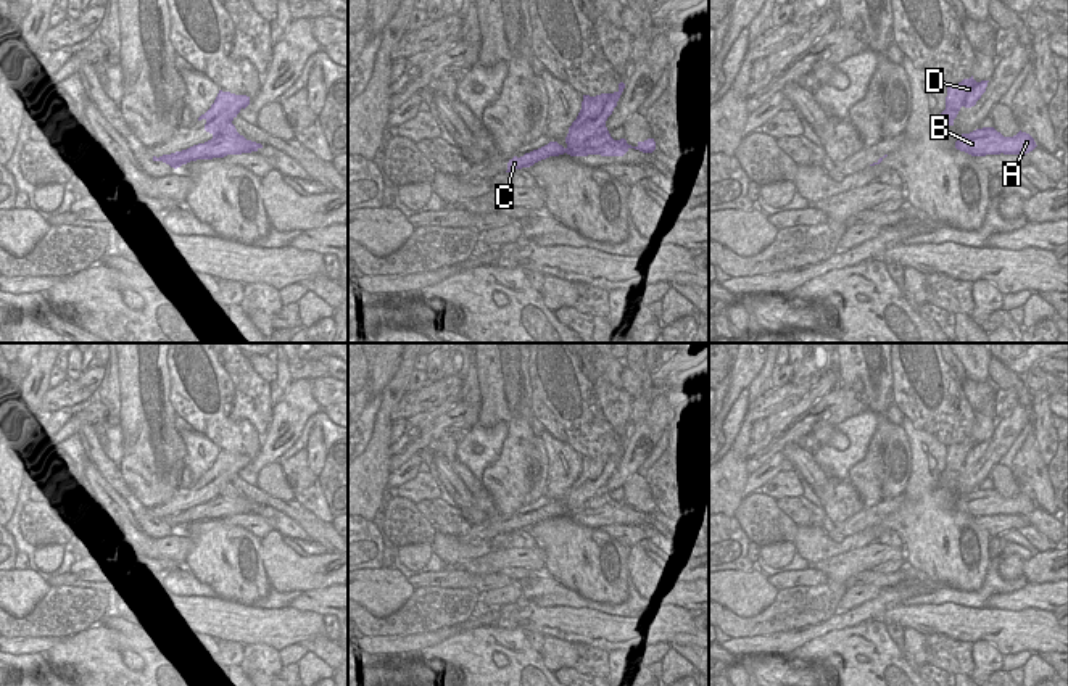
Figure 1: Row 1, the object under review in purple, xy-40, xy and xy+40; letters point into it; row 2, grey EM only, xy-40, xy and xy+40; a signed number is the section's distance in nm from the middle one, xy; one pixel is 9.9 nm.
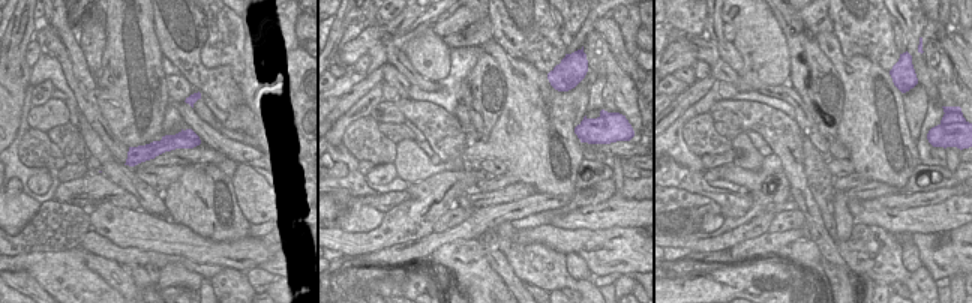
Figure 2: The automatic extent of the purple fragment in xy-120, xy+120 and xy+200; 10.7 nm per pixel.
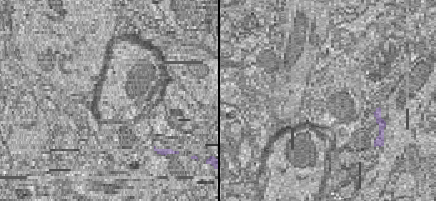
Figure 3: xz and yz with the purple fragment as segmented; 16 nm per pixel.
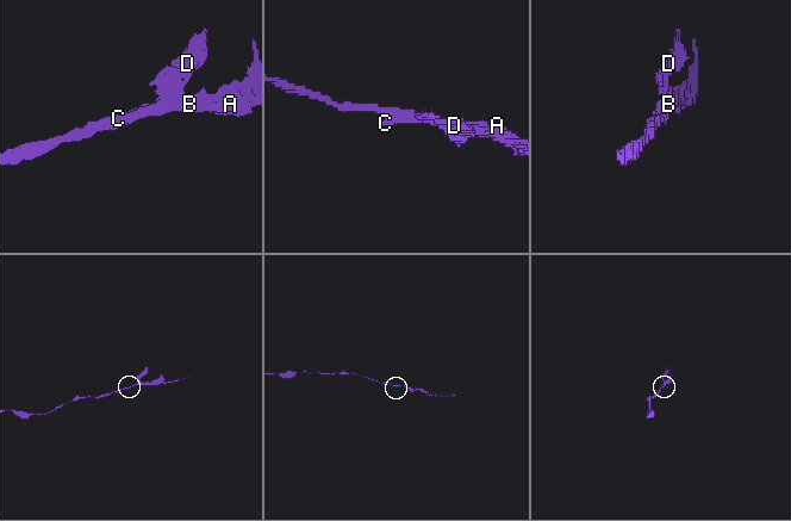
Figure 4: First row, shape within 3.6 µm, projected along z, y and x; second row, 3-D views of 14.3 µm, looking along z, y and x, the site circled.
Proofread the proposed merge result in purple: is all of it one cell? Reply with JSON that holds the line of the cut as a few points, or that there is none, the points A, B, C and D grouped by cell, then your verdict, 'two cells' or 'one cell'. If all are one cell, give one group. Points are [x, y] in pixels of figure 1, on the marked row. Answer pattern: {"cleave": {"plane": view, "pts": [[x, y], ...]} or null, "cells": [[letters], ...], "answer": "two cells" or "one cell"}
{"cleave": {"plane": "xy", "pts": [[574, 121], [577, 124], [595, 121], [604, 126]]}, "cells": [["A", "B", "C"], ["D"]], "answer": "two cells"}

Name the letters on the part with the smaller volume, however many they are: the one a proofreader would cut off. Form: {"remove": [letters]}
{"remove": ["D"]}

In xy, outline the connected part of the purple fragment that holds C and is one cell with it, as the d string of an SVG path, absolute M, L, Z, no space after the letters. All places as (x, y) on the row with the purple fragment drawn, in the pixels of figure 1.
M586 121L583 126L572 122L569 134L565 137L567 147L564 148L557 142L549 142L548 145L525 153L524 156L514 156L507 163L507 171L530 167L535 163L546 159L549 156L570 155L570 156L623 156L630 148L640 150L643 153L652 153L656 150L654 138L638 142L636 147L627 143L625 138L614 140L606 126L598 126L596 121Z

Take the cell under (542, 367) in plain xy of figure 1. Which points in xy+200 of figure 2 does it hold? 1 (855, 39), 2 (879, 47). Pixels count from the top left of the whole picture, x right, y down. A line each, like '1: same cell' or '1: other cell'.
1: same cell
2: same cell

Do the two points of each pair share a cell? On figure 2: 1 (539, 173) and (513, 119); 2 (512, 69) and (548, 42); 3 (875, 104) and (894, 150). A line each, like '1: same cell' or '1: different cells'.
1: same cell
2: different cells
3: same cell

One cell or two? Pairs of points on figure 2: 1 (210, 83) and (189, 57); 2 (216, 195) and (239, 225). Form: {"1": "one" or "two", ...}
{"1": "one", "2": "one"}

